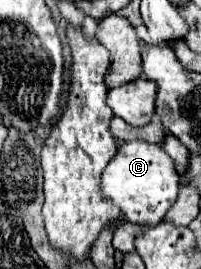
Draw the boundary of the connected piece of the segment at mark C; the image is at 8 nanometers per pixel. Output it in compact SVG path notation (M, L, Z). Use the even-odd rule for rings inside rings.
M132 140L124 142L118 148L118 154L104 168L100 188L104 198L124 214L126 222L138 224L140 228L152 228L164 220L176 200L178 172L174 170L170 156L158 144Z

